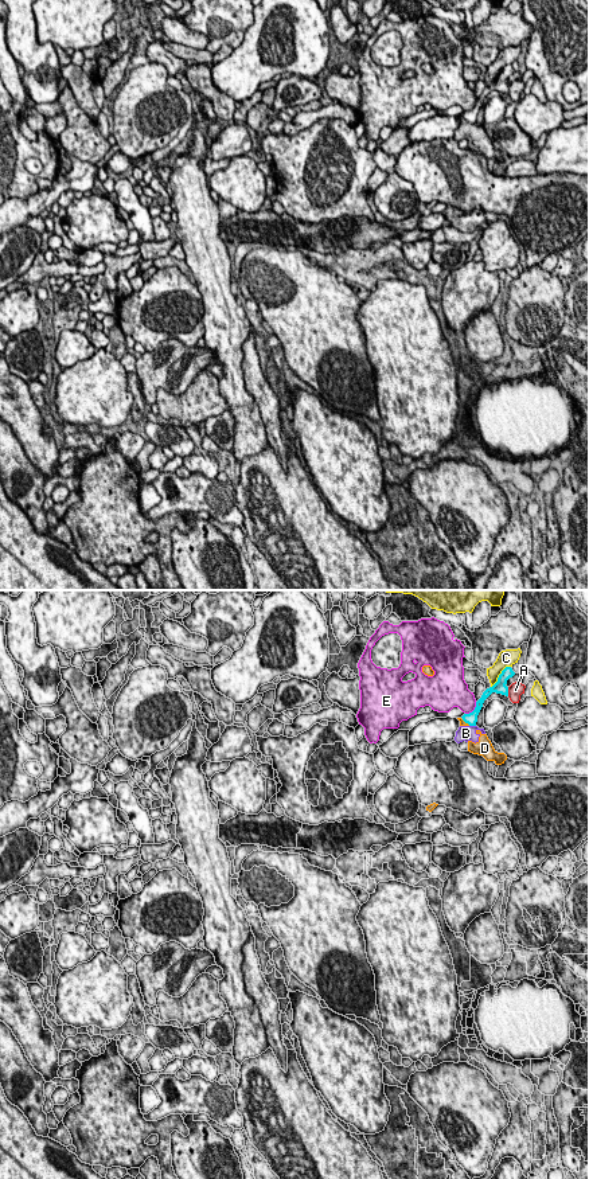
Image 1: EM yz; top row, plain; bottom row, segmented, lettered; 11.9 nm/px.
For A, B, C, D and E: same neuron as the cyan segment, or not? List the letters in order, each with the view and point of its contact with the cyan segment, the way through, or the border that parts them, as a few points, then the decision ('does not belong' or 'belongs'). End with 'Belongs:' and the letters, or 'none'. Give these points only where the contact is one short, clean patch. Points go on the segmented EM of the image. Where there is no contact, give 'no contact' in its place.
A: contact yz (507, 691); does not belong
B: contact yz (472, 725); border yz (469, 725), (475, 726); does not belong
C: contact yz (499, 675); does not belong
D: contact yz (465, 722); does not belong
E: contact yz (474, 710); does not belong
Belongs: none

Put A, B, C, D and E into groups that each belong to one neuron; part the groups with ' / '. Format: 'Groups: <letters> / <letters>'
Groups: A / B D / C / E

